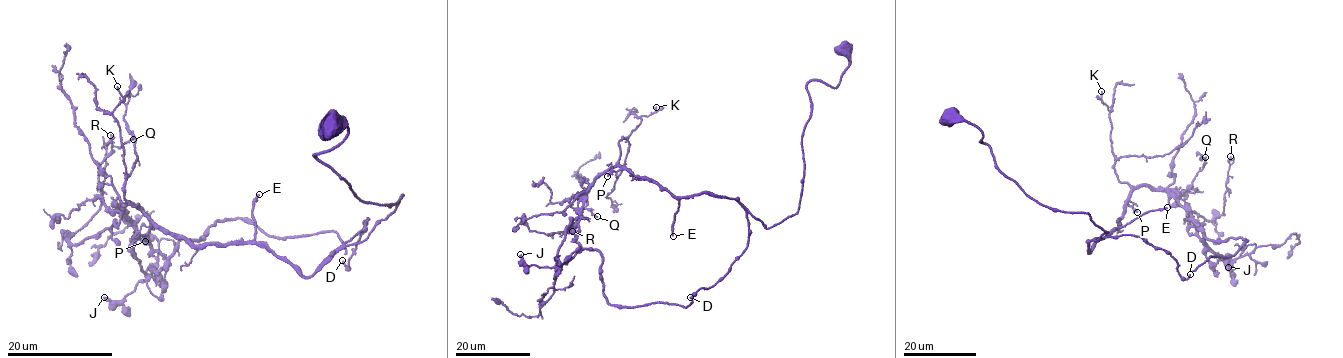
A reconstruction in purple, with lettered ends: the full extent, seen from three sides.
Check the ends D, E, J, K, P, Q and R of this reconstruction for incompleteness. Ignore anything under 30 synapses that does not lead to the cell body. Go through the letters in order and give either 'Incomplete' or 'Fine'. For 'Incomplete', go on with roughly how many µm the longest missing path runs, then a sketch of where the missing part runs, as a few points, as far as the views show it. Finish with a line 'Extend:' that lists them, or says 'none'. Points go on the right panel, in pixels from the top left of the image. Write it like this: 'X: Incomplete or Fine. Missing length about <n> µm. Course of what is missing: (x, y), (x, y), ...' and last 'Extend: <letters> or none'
D: Fine
E: Incomplete. Missing length about 80 µm. Course of what is missing: (1167, 207), (1233, 204), (1246, 192), (1277, 185), (1311, 152), (1320, 131), (1315, 107), (1290, 116)
J: Fine
K: Fine
P: Fine
Q: Fine
R: Fine
Extend: E

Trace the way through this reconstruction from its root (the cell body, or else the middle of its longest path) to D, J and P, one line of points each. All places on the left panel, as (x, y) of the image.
D: (332, 126), (346, 122), (348, 135), (318, 161), (360, 200), (404, 195), (346, 245), (368, 218), (342, 260)
J: (332, 126), (318, 161), (404, 195), (360, 243), (302, 275), (127, 202), (154, 276), (104, 297)
P: (332, 126), (348, 135), (318, 161), (360, 200), (404, 195), (309, 276), (256, 244), (152, 226), (145, 241)

